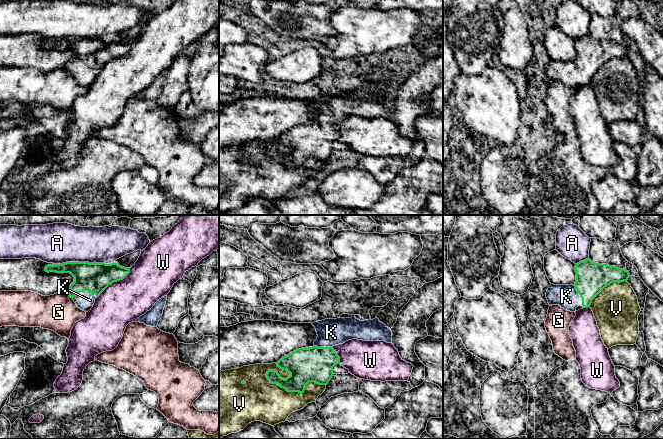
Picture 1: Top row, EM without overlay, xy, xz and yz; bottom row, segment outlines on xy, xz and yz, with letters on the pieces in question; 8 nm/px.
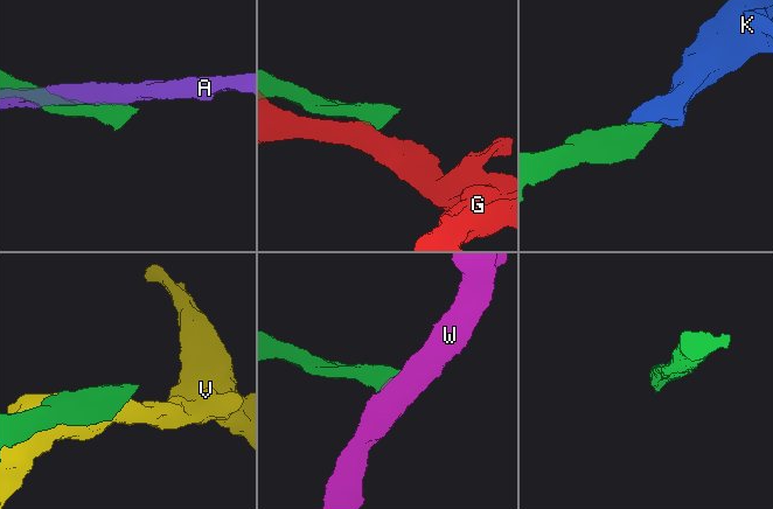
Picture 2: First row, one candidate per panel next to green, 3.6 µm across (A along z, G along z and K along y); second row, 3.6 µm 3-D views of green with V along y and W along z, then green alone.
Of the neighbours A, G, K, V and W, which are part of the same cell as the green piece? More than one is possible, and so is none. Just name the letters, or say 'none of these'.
K

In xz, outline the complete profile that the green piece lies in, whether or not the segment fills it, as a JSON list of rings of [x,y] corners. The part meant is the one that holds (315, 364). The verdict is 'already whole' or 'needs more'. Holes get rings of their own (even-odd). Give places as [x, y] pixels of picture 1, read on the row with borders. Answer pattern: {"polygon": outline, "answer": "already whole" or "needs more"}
{"polygon": [[[352,315],[351,318],[325,319],[314,322],[312,325],[317,332],[317,339],[314,346],[309,348],[296,349],[290,354],[282,357],[276,364],[280,369],[286,370],[290,375],[284,379],[281,378],[276,370],[268,370],[267,379],[272,384],[278,384],[288,392],[303,393],[309,382],[315,382],[319,385],[327,385],[333,376],[333,367],[340,364],[340,358],[334,351],[335,345],[343,344],[348,340],[357,339],[363,341],[385,341],[392,342],[392,331],[385,324],[375,319],[360,321]]], "answer": "needs more"}

